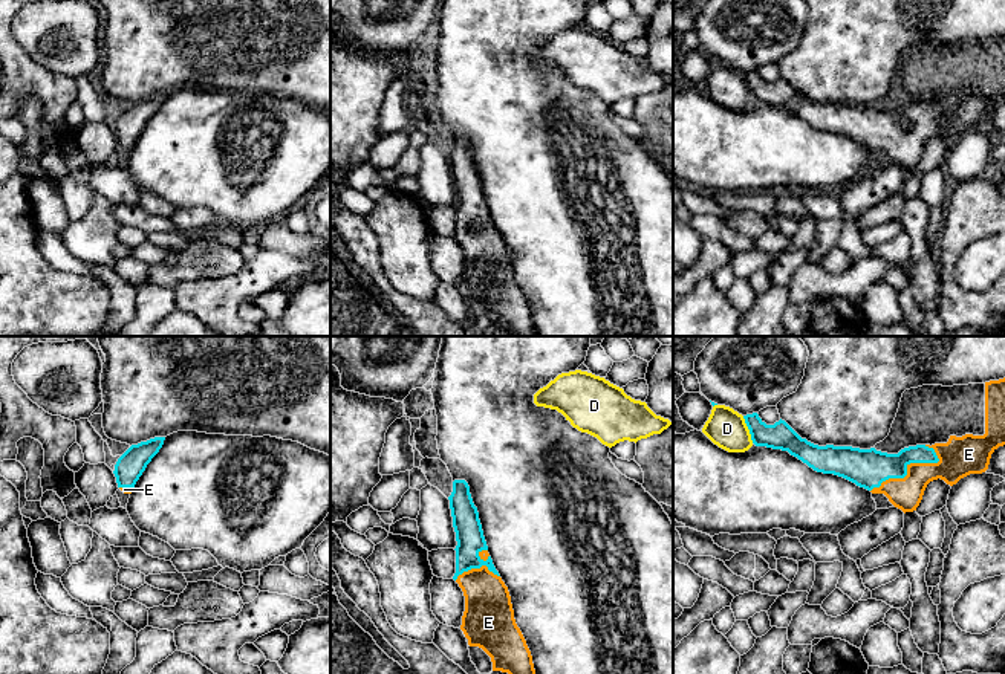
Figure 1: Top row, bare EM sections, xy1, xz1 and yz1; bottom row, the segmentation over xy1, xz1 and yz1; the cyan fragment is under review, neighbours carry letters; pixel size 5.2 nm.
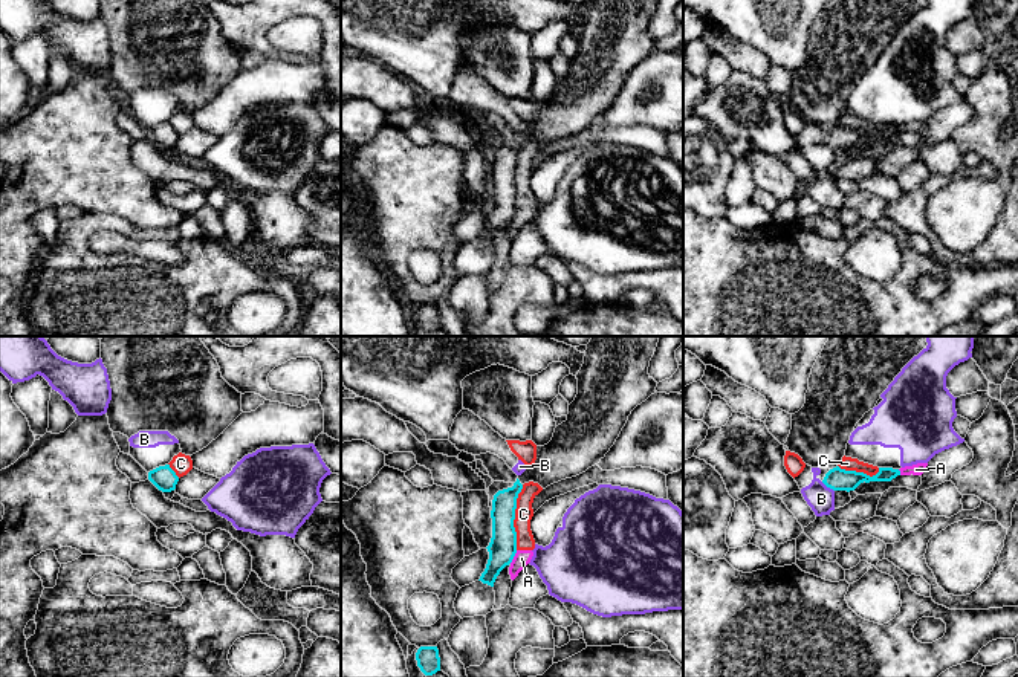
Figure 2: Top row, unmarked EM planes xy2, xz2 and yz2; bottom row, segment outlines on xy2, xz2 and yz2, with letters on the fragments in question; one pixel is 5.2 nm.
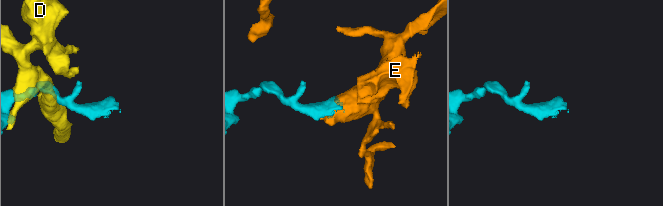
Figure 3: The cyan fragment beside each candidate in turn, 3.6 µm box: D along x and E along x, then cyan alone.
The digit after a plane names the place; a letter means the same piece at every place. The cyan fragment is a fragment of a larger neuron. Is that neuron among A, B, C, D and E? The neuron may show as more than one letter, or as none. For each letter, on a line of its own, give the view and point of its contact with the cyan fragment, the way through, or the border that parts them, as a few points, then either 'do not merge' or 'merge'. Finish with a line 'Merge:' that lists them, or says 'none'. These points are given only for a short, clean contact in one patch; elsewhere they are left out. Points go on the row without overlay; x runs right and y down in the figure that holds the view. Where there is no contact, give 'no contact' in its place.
A: meets cyan in xz2 at (514, 213); border along xz2 (517, 208), (509, 220); do not merge
B: meets cyan in yz2 at (827, 144); do not merge
C: meets cyan in xz2 at (514, 174); border along xz2 (523, 142), (517, 156), (514, 178), (515, 207); do not merge
D: meets cyan in yz1 at (748, 86); border along yz1 (742, 74), (753, 100); do not merge
E: meets cyan in yz1 at (906, 126); merge
Merge: E

